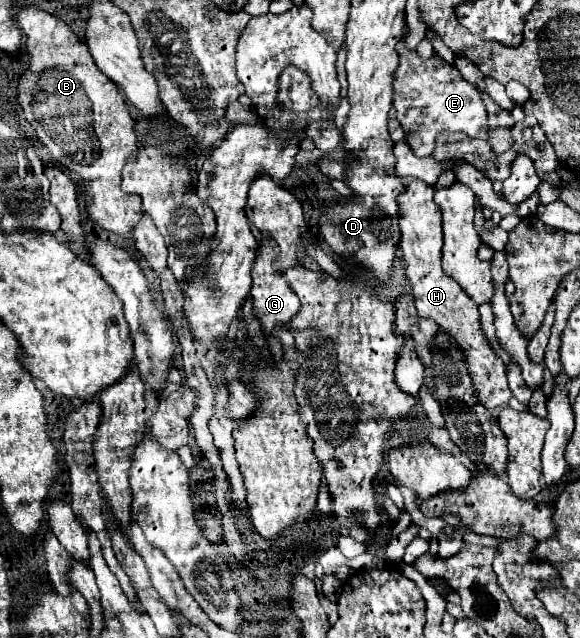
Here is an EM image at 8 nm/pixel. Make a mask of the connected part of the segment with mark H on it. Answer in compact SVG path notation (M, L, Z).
M415 179L407 185L407 191L399 195L399 227L401 227L401 243L399 249L407 263L407 277L413 287L413 301L417 313L425 319L433 319L439 329L459 345L465 353L467 371L473 381L473 391L479 401L493 411L499 401L509 401L511 391L507 387L505 363L499 363L495 351L489 347L485 333L481 331L477 305L469 299L469 295L441 269L441 247L443 247L443 231L441 231L441 213L433 203L433 187Z

